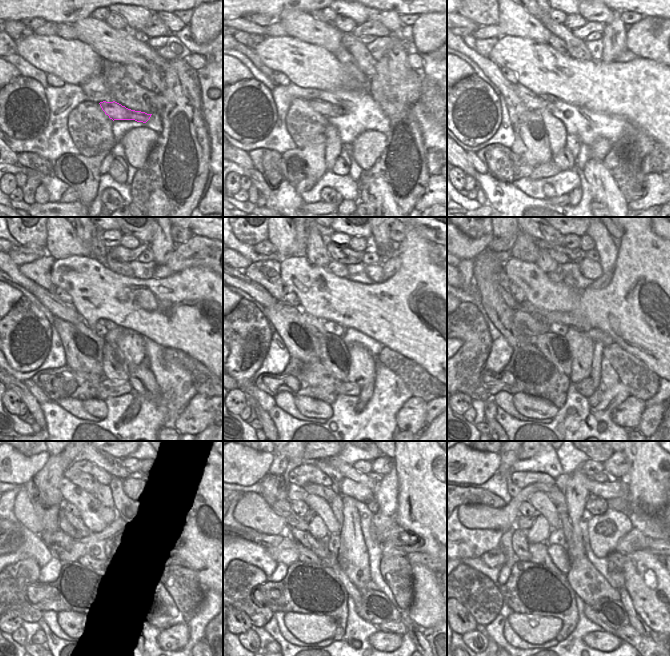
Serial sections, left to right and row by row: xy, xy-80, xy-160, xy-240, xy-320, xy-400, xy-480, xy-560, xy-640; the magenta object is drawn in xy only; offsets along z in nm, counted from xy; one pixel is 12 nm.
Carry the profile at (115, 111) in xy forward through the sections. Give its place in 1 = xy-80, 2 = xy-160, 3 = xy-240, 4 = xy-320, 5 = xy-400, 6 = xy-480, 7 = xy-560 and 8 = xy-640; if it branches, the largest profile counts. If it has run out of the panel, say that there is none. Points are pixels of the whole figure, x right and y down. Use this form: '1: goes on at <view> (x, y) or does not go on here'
1: goes on at xy-80 (324, 108)
2: goes on at xy-160 (532, 101)
3: goes on at xy-240 (56, 307)
4: goes on at xy-320 (243, 282)
5: goes on at xy-400 (469, 288)
6: does not go on here
7: does not go on here
8: does not go on here

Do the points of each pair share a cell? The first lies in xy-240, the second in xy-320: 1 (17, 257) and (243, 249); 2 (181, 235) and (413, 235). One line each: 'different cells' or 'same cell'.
1: different cells
2: different cells

